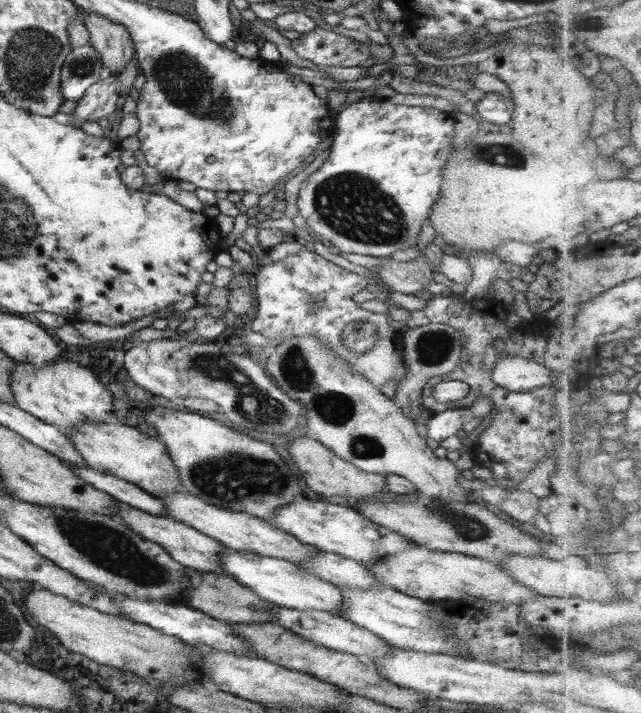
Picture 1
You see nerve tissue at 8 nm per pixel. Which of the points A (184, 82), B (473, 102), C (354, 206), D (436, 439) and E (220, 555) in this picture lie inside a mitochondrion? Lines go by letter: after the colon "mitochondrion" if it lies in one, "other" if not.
A: mitochondrion
B: other
C: mitochondrion
D: other
E: other

